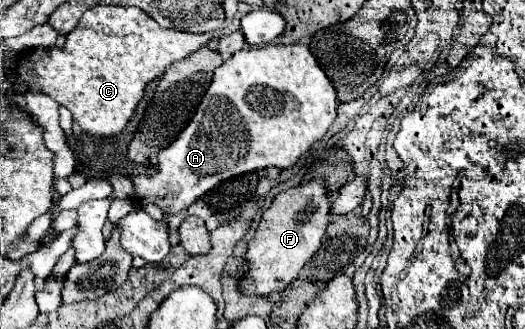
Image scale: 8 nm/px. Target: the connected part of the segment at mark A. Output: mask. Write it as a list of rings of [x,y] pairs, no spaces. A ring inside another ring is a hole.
[[[272,44],[240,50],[214,70],[214,78],[200,100],[200,106],[196,106],[196,114],[192,114],[188,126],[180,130],[180,138],[176,138],[172,146],[160,150],[158,172],[154,176],[132,178],[136,184],[136,200],[154,202],[164,210],[164,214],[174,214],[190,206],[222,180],[268,166],[290,168],[328,132],[336,118],[336,106],[336,90],[306,44]]]

